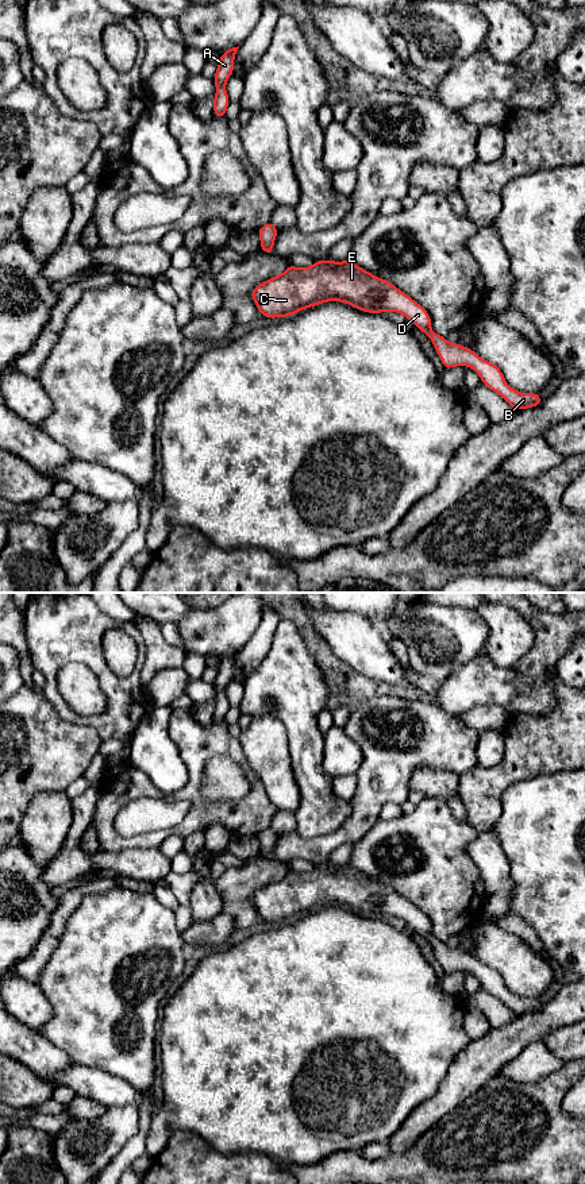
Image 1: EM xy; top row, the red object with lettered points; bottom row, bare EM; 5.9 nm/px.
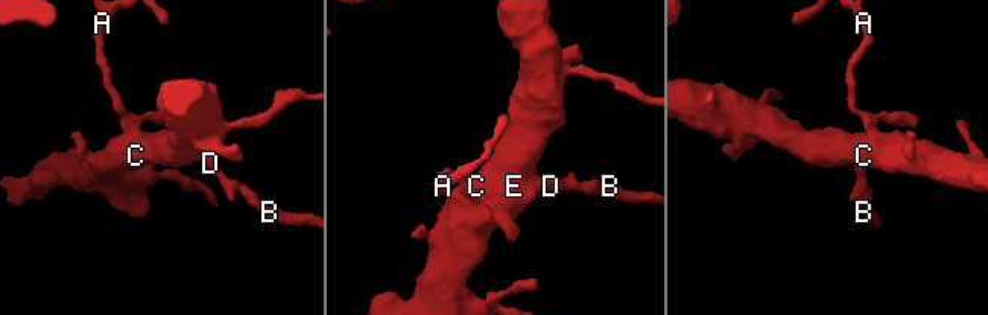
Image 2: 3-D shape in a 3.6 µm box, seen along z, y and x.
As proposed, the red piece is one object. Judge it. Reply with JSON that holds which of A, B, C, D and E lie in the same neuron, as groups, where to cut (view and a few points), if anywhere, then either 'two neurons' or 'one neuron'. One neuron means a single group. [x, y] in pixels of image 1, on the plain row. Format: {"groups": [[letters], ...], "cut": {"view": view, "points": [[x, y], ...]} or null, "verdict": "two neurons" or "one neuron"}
{"groups": [["A", "B", "C", "D", "E"]], "cut": null, "verdict": "one neuron"}

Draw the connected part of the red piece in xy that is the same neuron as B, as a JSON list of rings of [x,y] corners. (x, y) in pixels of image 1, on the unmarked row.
[[[323,864],[303,873],[289,868],[282,879],[257,890],[250,902],[259,919],[269,923],[288,922],[327,906],[346,907],[367,918],[401,918],[431,944],[444,973],[473,972],[482,988],[500,999],[515,1015],[538,1011],[543,1004],[536,998],[512,994],[496,969],[473,954],[449,948],[444,941],[436,940],[431,934],[428,917],[419,907],[351,865]]]

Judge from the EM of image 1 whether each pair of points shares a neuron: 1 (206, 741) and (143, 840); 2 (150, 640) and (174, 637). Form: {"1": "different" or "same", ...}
{"1": "same", "2": "different"}

